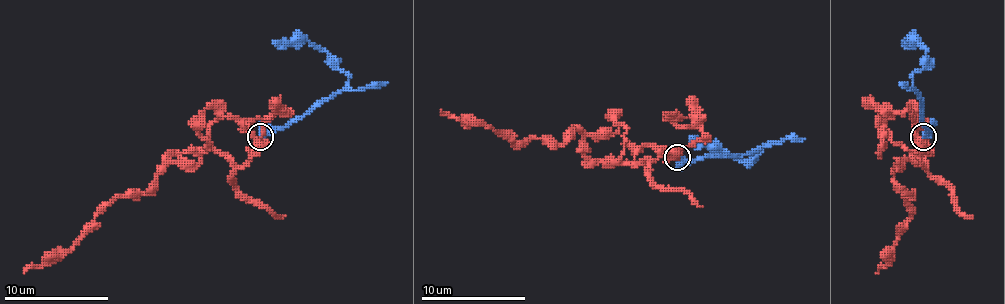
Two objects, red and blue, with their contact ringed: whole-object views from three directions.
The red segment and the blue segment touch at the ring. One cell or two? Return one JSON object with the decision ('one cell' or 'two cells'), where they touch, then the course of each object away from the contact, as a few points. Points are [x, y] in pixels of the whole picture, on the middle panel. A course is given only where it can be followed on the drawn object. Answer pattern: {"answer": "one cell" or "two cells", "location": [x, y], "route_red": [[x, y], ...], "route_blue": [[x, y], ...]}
{"answer": "two cells", "location": [677, 157], "route_red": [[676, 157], [593, 162], [574, 128], [561, 144], [514, 144], [441, 110]], "route_blue": [[676, 157], [700, 159], [749, 154], [765, 146], [755, 157], [742, 159], [723, 149], [700, 146], [689, 136]]}

